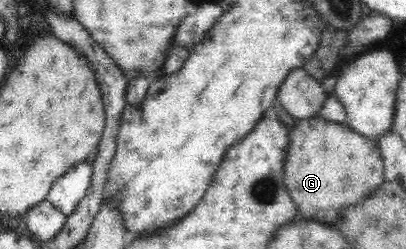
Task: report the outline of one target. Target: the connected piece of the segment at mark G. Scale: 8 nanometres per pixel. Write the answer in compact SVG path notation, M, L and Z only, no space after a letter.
M318 115L296 121L296 126L290 130L283 170L283 183L296 204L299 217L322 225L335 225L336 219L339 219L339 212L344 210L344 207L356 206L366 201L384 181L384 164L377 143L352 132L348 124L331 123Z

